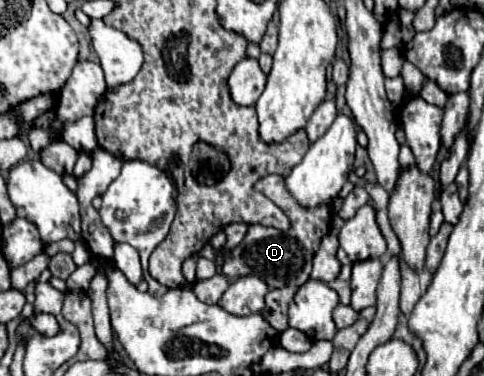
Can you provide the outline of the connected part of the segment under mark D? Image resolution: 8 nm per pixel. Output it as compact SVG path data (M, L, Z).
M276 174L258 180L256 182L256 190L260 190L276 206L280 206L284 210L284 214L290 218L292 226L286 232L280 232L276 228L266 228L266 226L250 226L250 230L248 230L246 238L242 240L242 244L222 264L222 272L228 278L260 274L260 278L270 288L282 288L282 286L300 288L310 278L312 256L318 250L318 244L324 238L324 234L328 234L328 230L330 230L332 212L330 212L330 208L326 204L316 206L316 208L298 206L298 202L294 202L294 196L286 190L284 178L276 176Z

